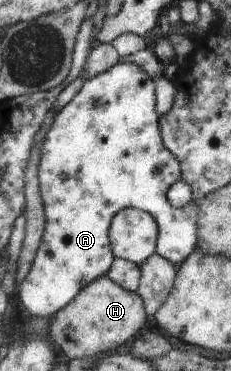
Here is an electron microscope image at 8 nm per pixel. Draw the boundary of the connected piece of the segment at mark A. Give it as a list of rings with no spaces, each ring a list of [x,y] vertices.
[[[131,62],[119,63],[119,65],[113,67],[110,71],[86,81],[84,88],[58,113],[53,128],[51,128],[48,133],[47,143],[42,147],[42,151],[42,165],[40,166],[39,180],[48,216],[48,223],[41,250],[38,252],[38,257],[32,266],[27,280],[22,283],[22,289],[20,292],[22,302],[32,314],[53,319],[59,311],[62,311],[71,305],[71,303],[77,298],[77,295],[80,295],[85,287],[89,287],[89,285],[95,283],[97,279],[105,279],[105,277],[109,277],[117,259],[116,253],[112,247],[112,223],[121,211],[130,207],[150,212],[151,215],[157,219],[157,222],[160,225],[158,253],[159,255],[163,255],[165,259],[169,259],[169,261],[177,267],[188,262],[189,257],[191,257],[191,255],[193,255],[193,253],[195,253],[200,247],[201,201],[191,201],[191,203],[185,205],[185,207],[175,207],[175,205],[169,201],[169,191],[171,191],[171,187],[173,187],[177,181],[184,179],[184,164],[181,163],[181,159],[179,159],[179,157],[169,149],[168,145],[165,144],[164,131],[161,126],[161,115],[159,115],[159,111],[157,111],[157,87],[155,87],[155,79],[153,79],[143,67]]]

